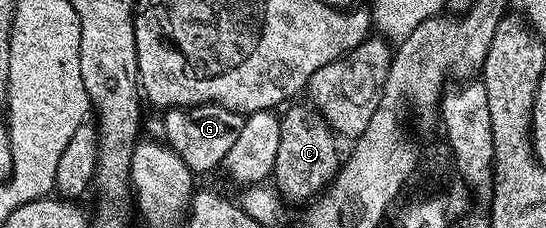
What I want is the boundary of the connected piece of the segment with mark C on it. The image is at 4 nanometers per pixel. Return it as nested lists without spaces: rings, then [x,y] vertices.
[[[311,103],[295,104],[288,104],[279,117],[281,144],[277,147],[273,174],[273,184],[278,189],[279,196],[287,203],[310,202],[318,198],[334,180],[341,166],[341,155],[339,157],[339,149],[335,146],[336,134],[327,125],[322,113]]]

